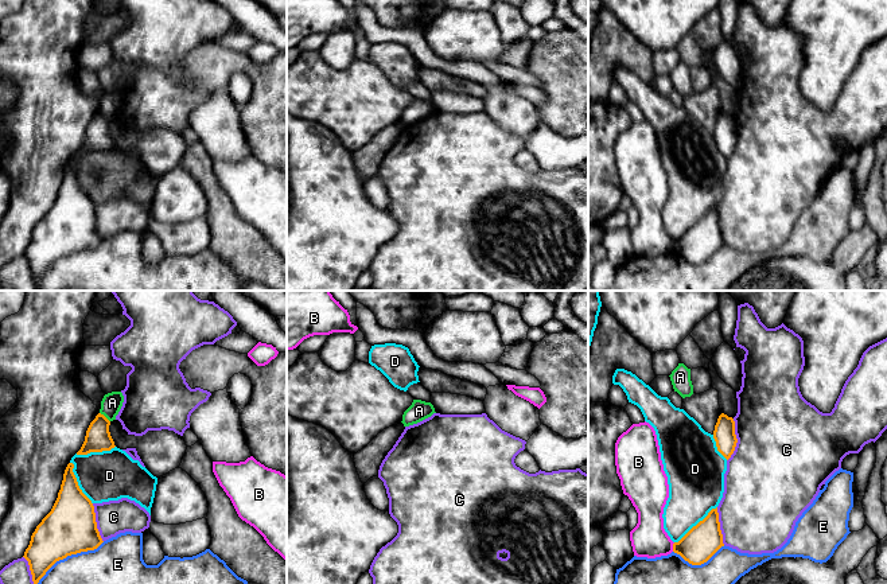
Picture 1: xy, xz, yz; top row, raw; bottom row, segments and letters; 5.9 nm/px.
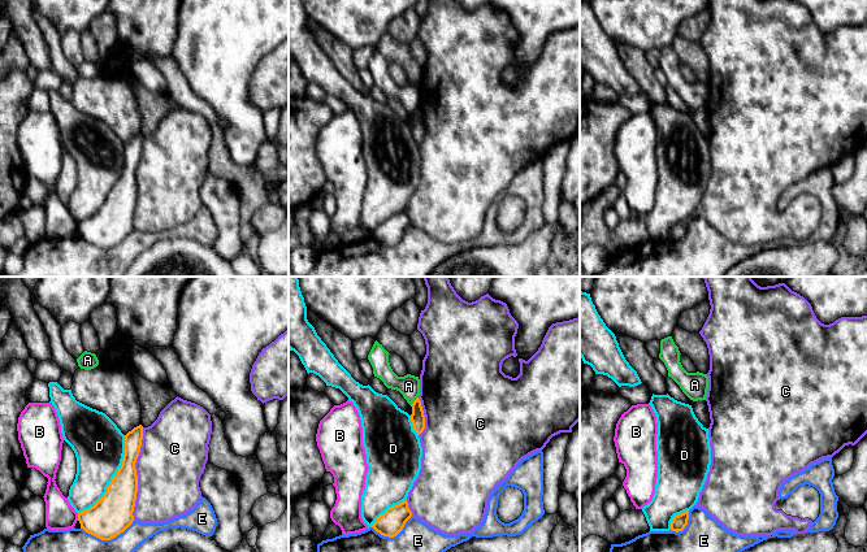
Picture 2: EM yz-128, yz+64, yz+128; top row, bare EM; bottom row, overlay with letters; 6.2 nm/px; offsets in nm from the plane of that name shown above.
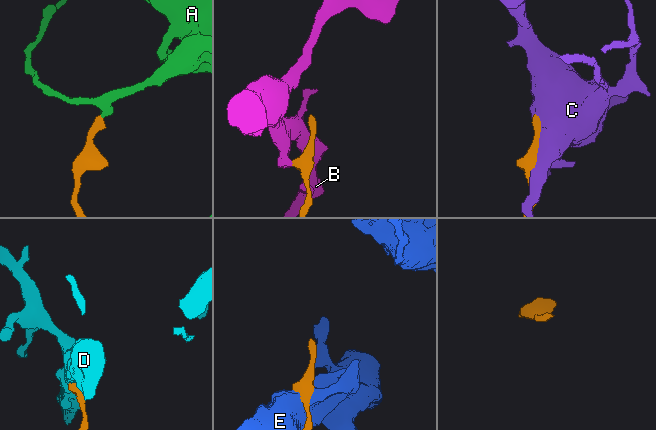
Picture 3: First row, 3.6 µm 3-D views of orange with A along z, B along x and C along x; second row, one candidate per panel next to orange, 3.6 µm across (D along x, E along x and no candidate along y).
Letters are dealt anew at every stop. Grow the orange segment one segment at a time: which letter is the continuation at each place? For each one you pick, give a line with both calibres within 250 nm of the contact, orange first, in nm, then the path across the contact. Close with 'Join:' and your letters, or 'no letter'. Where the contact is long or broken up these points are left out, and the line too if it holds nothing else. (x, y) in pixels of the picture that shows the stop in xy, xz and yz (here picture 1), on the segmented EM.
Join: no letter

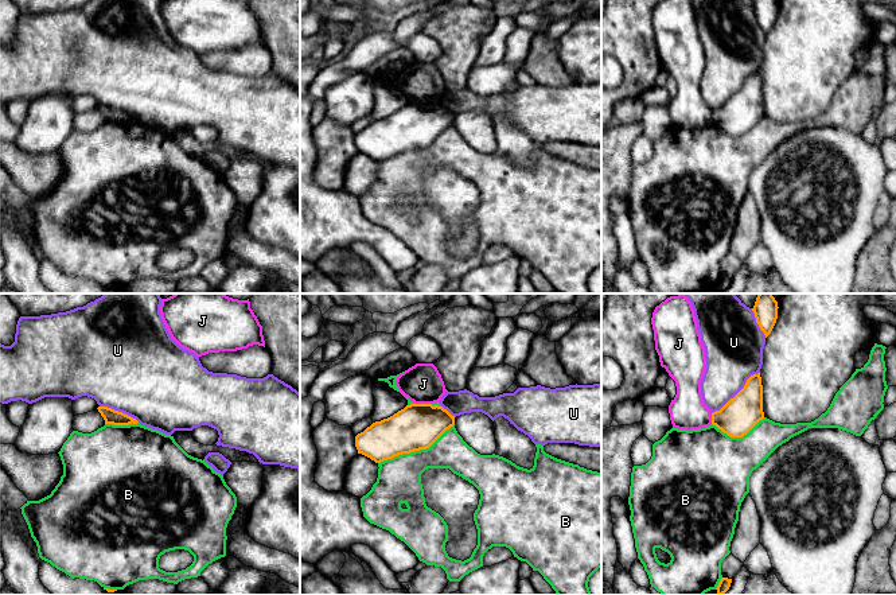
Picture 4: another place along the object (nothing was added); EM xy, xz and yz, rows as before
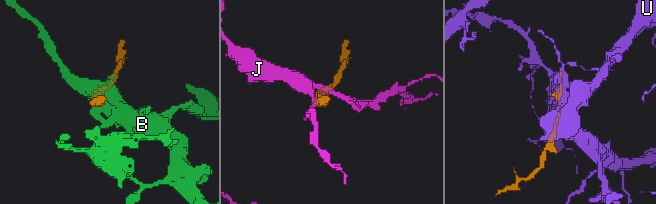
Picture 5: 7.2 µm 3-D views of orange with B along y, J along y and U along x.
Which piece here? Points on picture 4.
Join: no letter

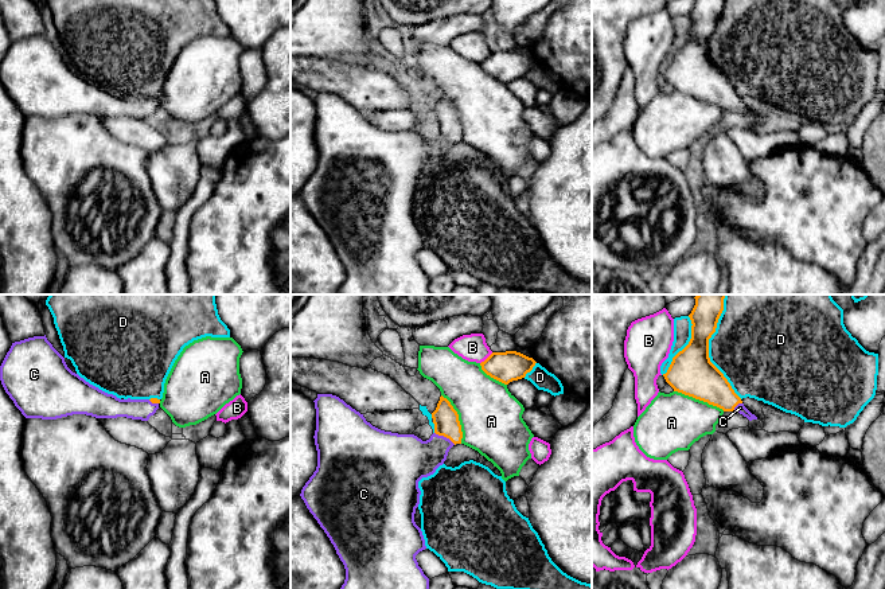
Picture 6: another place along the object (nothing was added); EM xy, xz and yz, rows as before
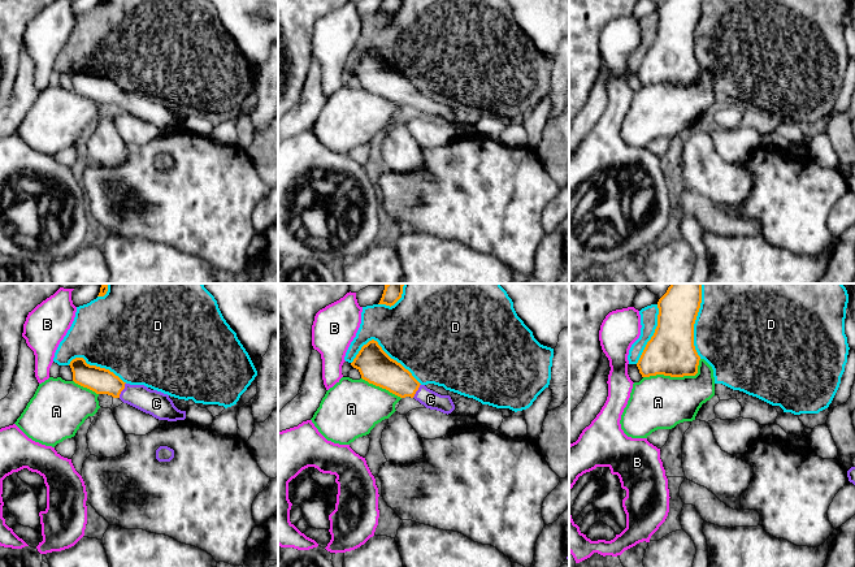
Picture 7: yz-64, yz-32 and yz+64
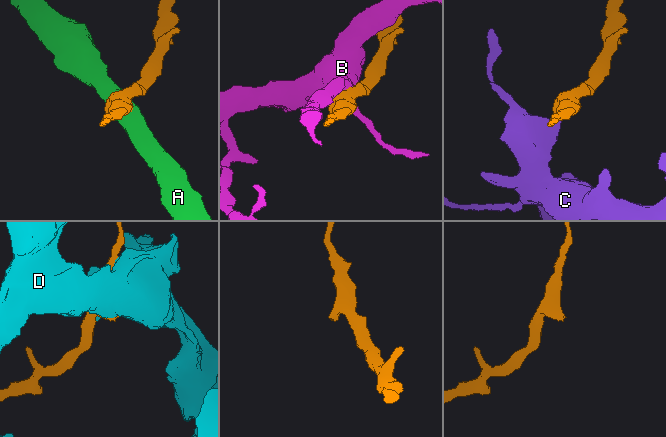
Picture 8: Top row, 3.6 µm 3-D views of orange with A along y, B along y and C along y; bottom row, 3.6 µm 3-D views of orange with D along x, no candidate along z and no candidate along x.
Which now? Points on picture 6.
C: Thickness 160 nm (orange) against 260 nm. Path across: xz (445, 418), (445, 436), (424, 457), (410, 459)
Join: C

